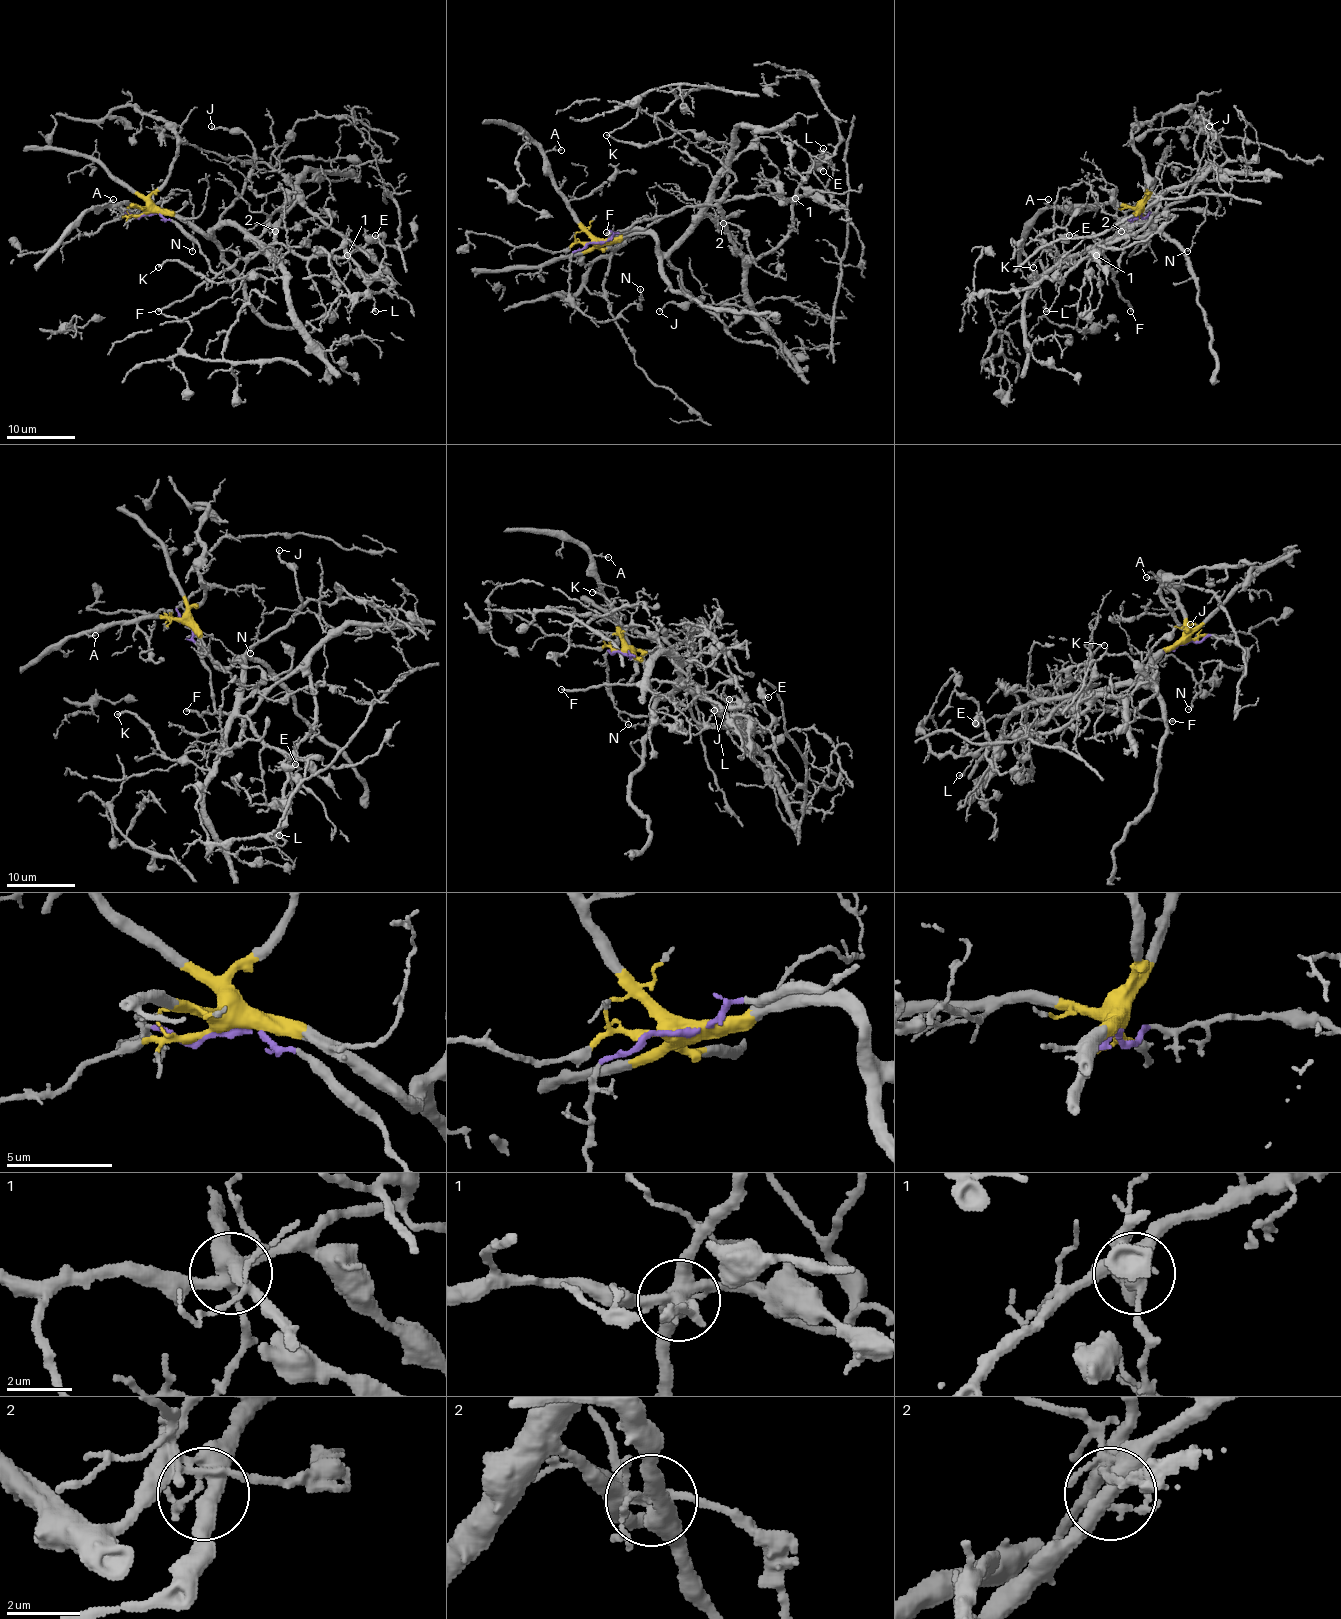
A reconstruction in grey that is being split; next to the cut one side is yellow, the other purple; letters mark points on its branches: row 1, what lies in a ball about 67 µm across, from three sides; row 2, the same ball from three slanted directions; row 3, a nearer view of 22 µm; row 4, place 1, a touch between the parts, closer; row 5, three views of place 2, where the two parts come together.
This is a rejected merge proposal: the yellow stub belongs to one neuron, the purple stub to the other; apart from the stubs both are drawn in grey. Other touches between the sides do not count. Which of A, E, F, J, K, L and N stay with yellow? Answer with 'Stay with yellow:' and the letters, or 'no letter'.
Stay with yellow: A, E, J, K

